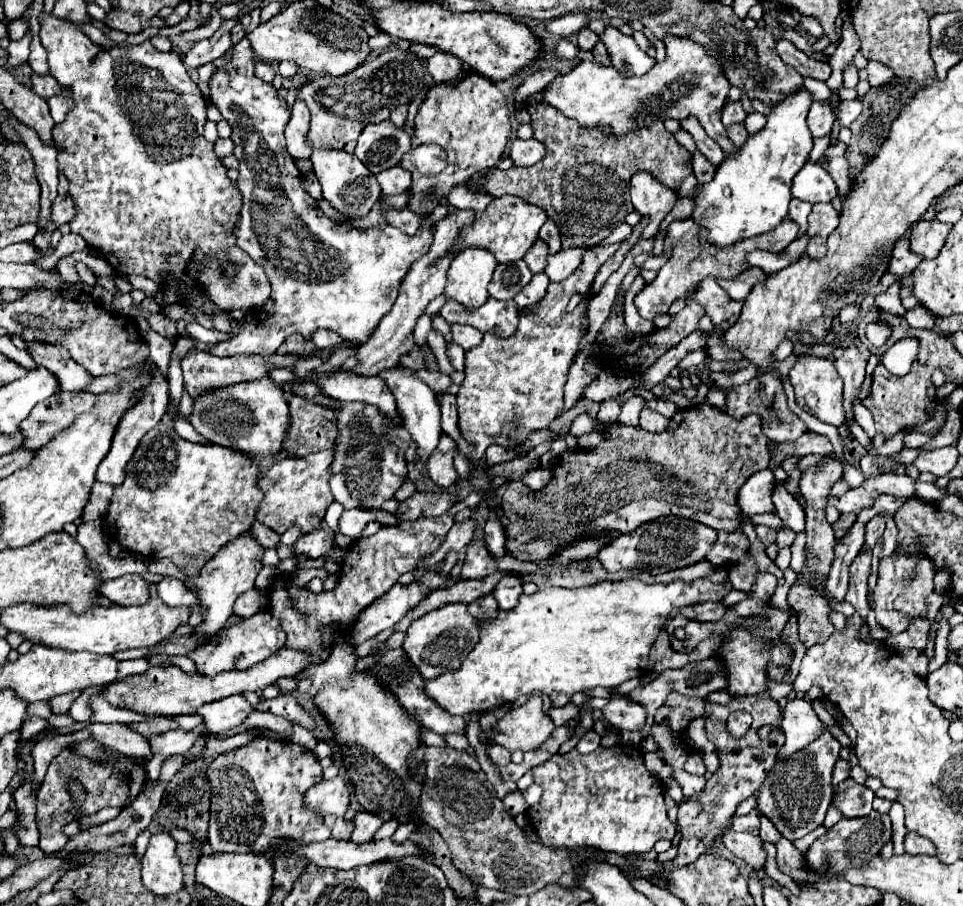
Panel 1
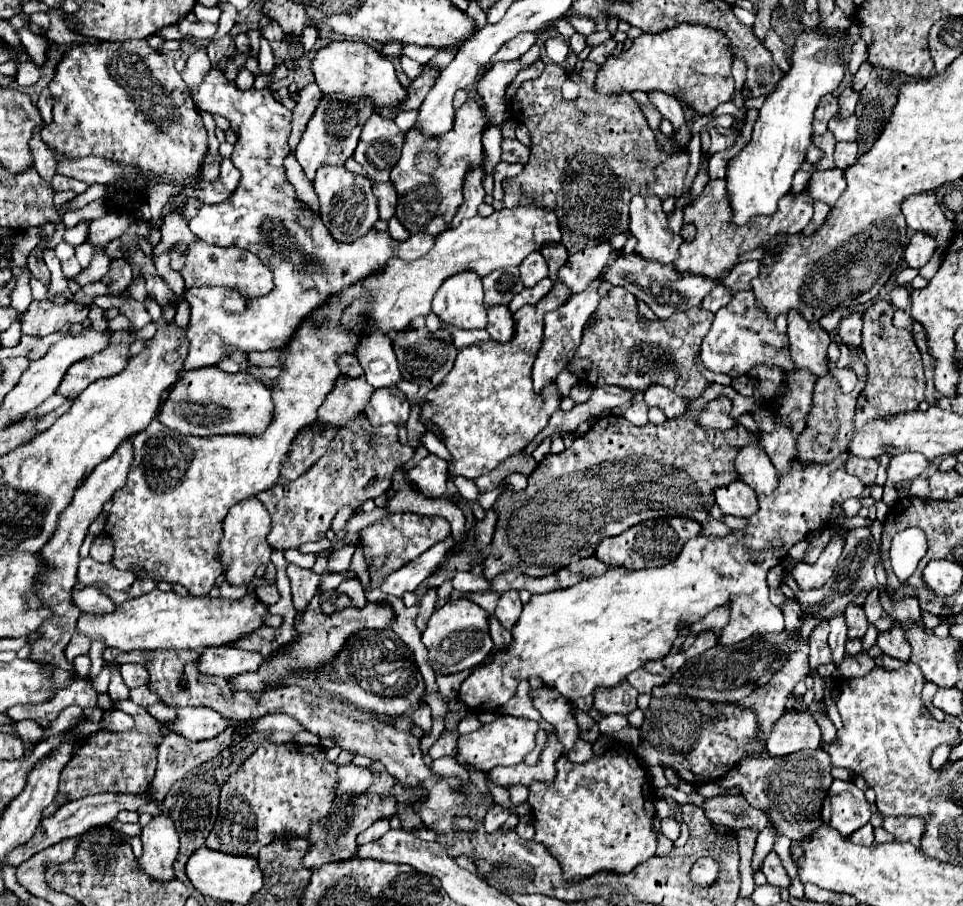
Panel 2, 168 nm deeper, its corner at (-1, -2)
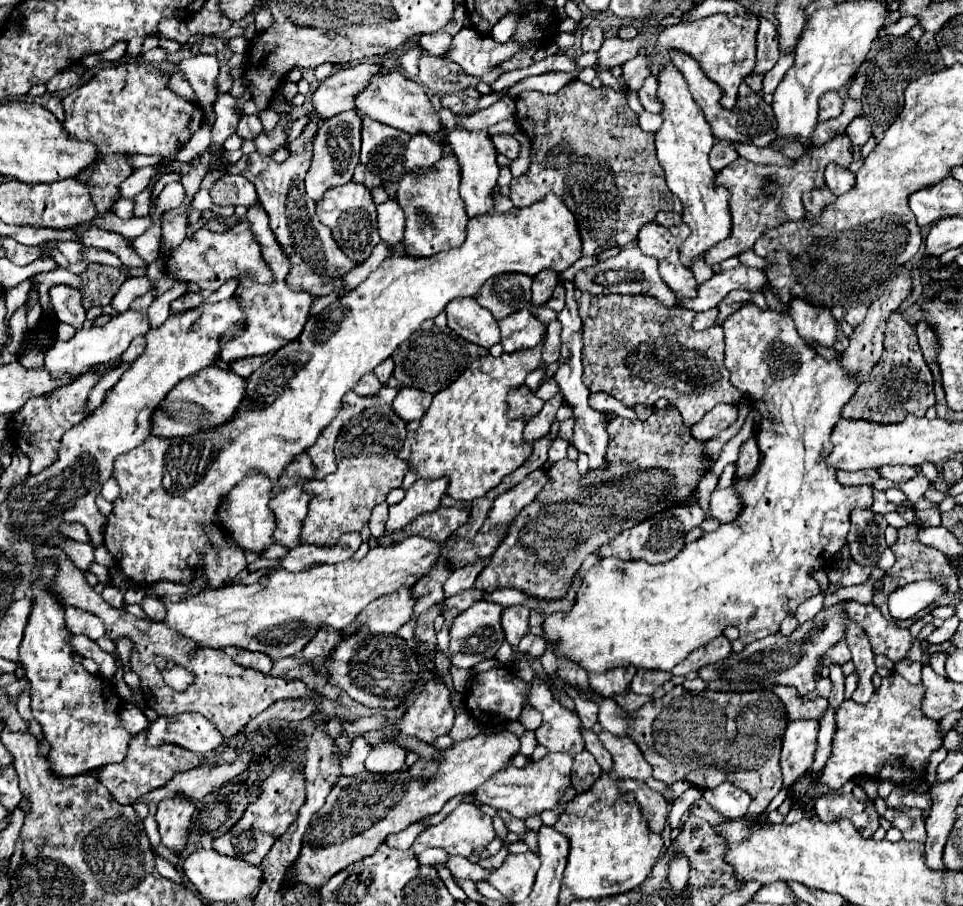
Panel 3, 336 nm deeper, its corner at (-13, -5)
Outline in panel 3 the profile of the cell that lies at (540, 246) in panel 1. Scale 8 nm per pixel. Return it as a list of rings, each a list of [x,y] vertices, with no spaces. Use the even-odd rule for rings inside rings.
[[[545,270],[533,276],[533,304],[535,306],[545,304],[557,284],[559,284],[559,276],[553,270]]]

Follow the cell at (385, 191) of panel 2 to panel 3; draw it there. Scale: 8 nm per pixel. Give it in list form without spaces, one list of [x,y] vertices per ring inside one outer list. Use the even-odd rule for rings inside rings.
[[[389,198],[387,202],[377,206],[377,220],[379,220],[379,234],[381,240],[389,244],[389,248],[403,238],[405,230],[405,216],[401,206],[397,204],[397,198]]]

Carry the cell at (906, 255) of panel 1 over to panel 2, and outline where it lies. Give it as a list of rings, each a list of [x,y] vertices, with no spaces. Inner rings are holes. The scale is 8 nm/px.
[[[913,233],[911,241],[909,241],[907,249],[905,249],[905,263],[909,267],[921,269],[931,259],[935,249],[937,249],[937,241],[933,241],[929,235]]]

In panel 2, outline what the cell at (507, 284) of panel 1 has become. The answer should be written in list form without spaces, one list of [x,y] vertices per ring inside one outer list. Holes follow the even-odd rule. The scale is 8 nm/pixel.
[[[497,269],[483,277],[485,291],[485,307],[493,305],[509,305],[509,301],[523,291],[523,283],[519,279],[519,269]]]

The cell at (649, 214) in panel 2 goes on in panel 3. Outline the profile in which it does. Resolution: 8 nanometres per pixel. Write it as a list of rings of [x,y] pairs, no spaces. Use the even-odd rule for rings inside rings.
[[[651,220],[641,226],[639,238],[637,238],[641,252],[645,256],[653,256],[659,260],[661,278],[669,284],[669,288],[673,288],[673,292],[679,298],[695,296],[695,290],[697,290],[693,272],[687,266],[683,266],[679,260],[679,244],[685,242],[690,233],[685,223],[671,230]]]

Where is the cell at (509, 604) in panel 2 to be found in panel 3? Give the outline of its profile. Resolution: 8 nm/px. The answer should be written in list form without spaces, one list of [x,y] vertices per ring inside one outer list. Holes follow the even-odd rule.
[[[509,606],[503,610],[501,624],[505,630],[507,642],[517,648],[519,640],[529,632],[529,608],[527,606]]]

